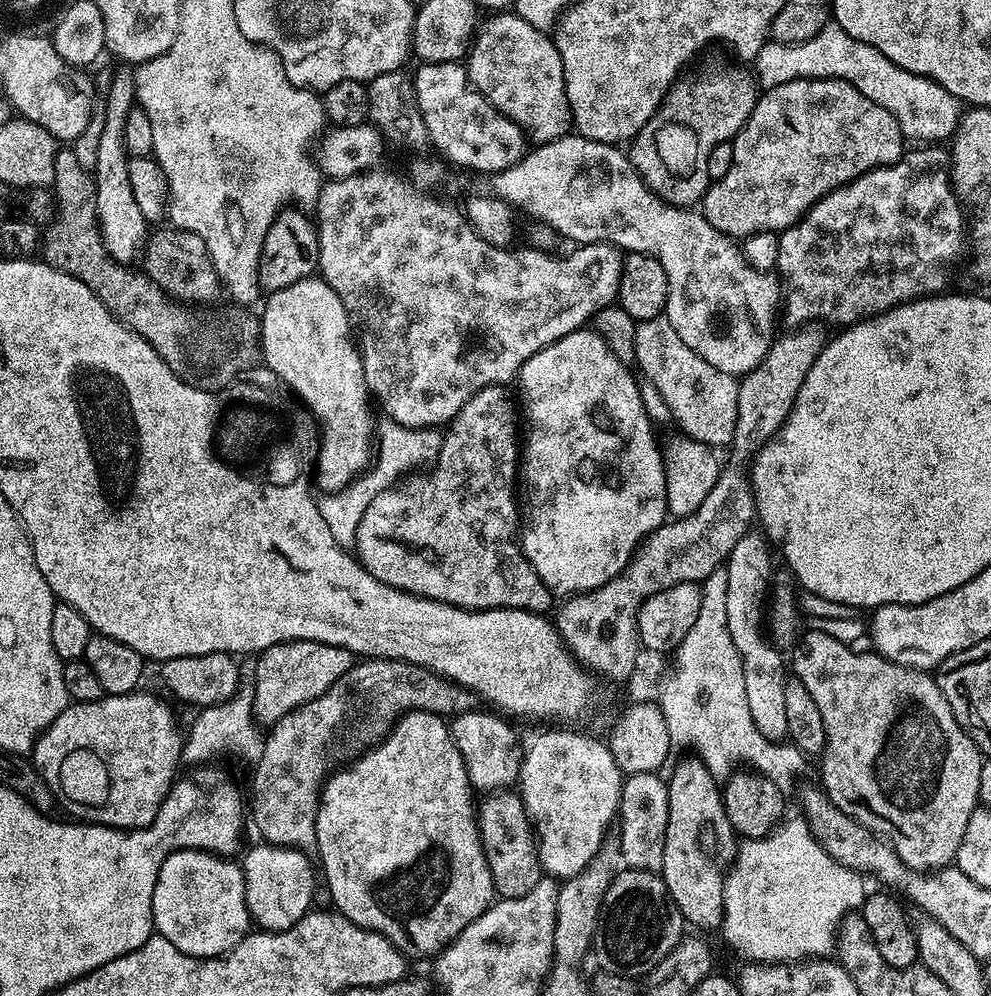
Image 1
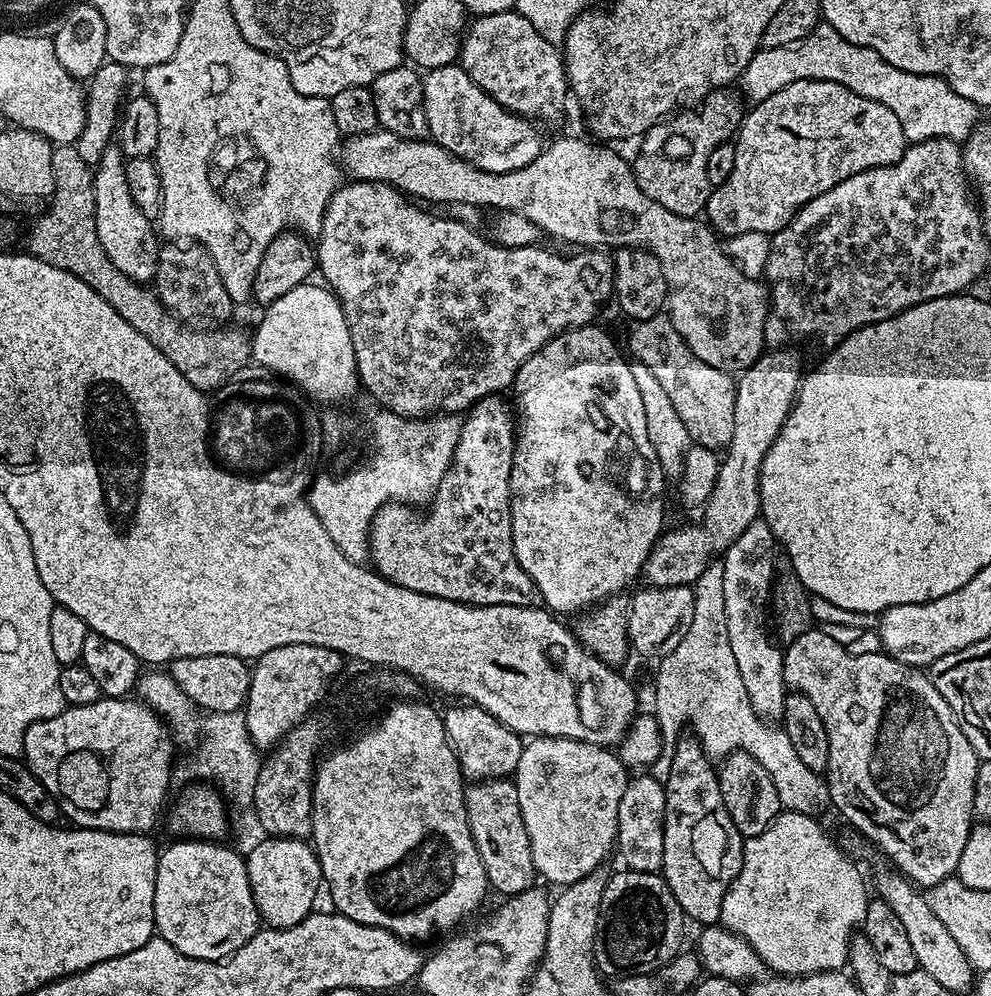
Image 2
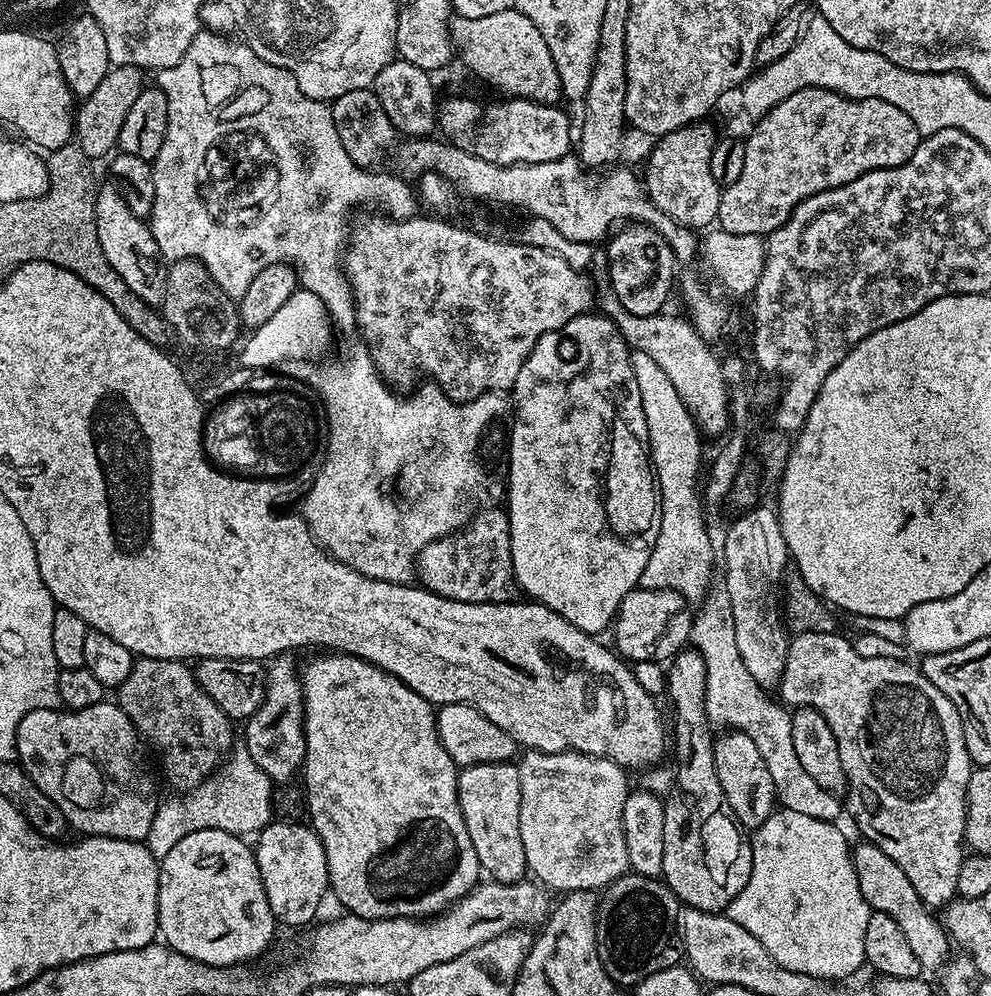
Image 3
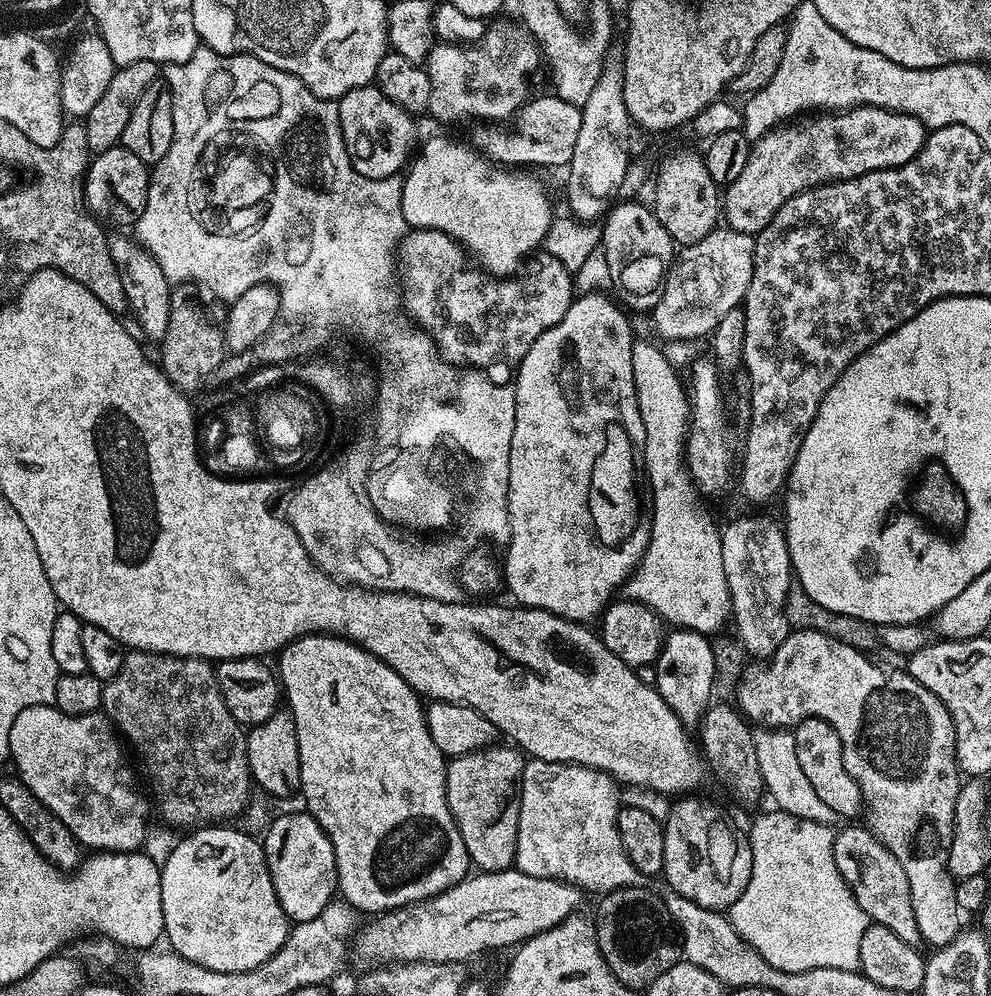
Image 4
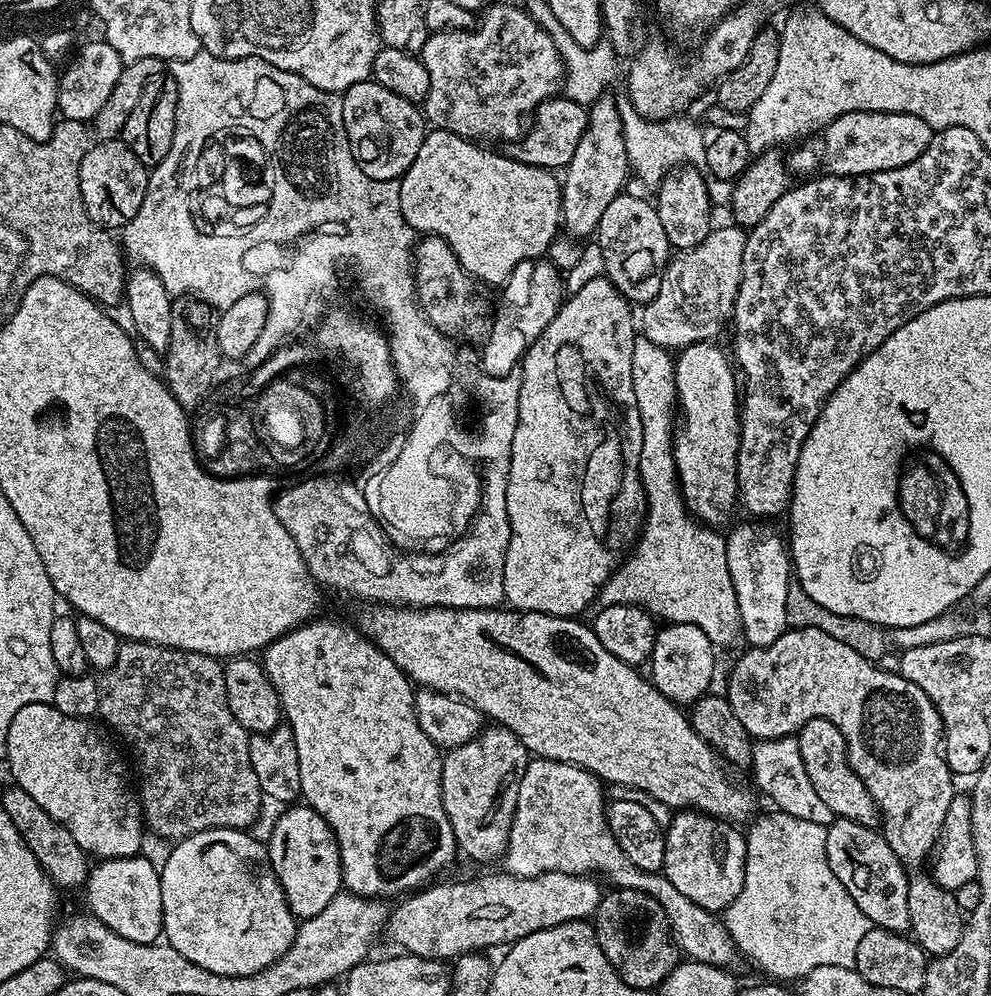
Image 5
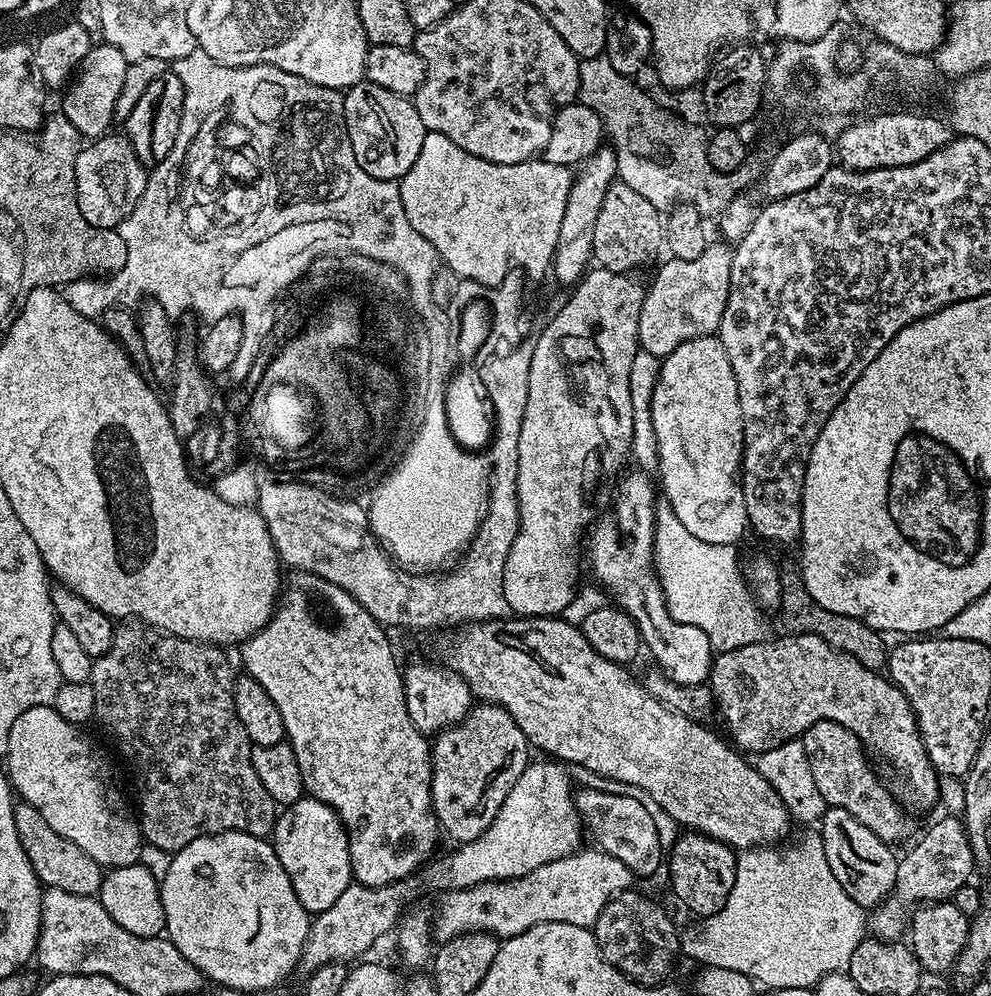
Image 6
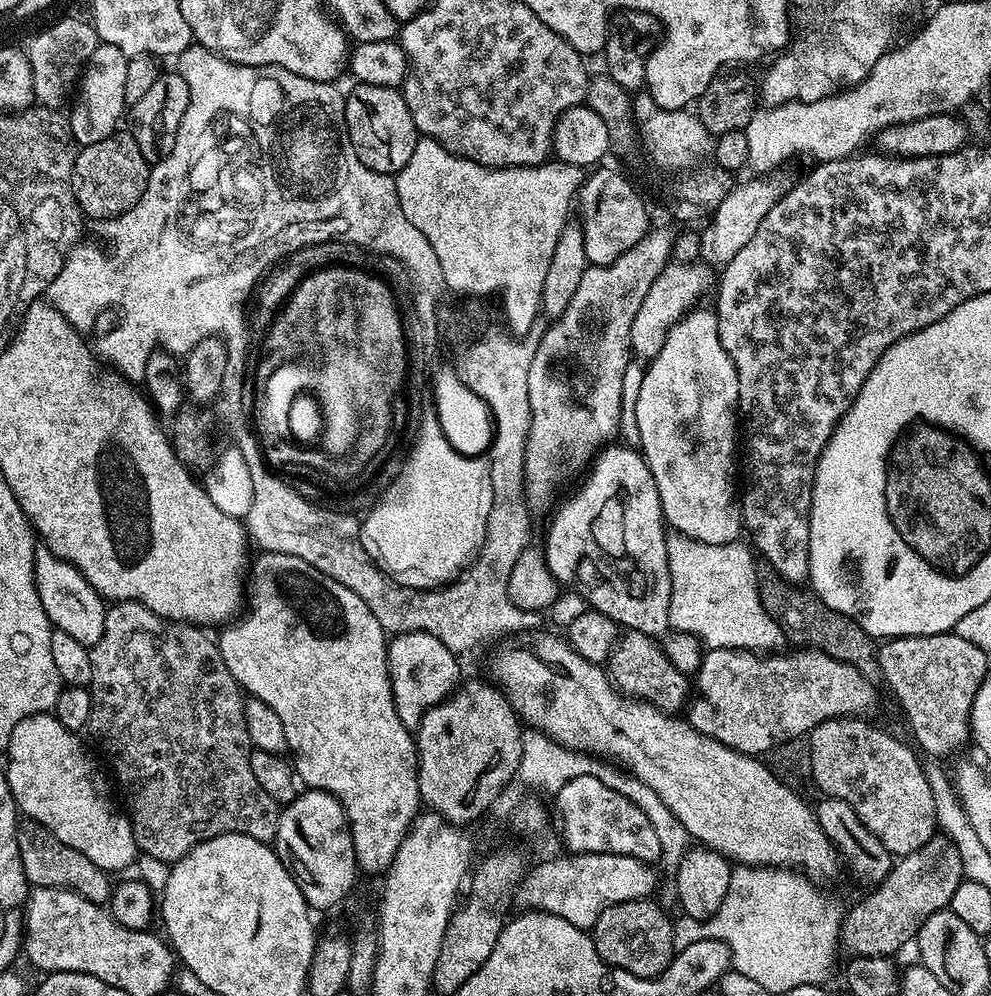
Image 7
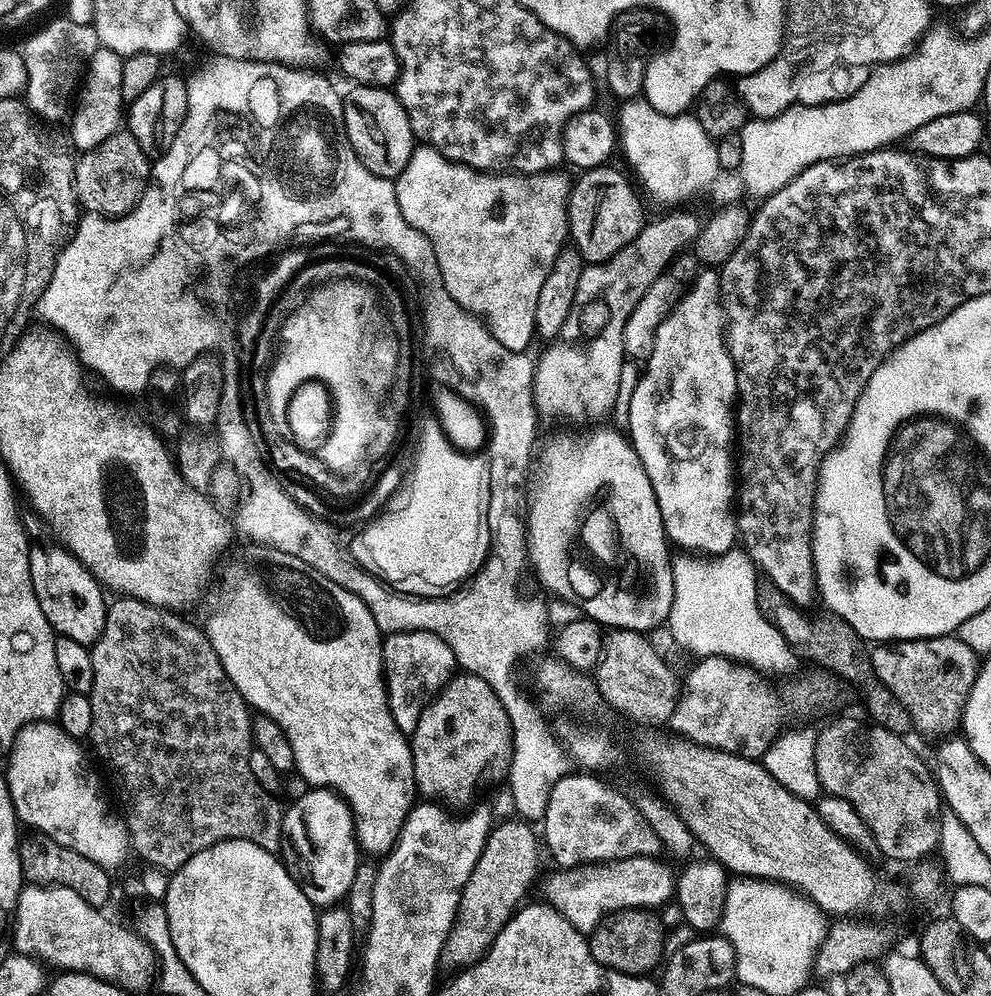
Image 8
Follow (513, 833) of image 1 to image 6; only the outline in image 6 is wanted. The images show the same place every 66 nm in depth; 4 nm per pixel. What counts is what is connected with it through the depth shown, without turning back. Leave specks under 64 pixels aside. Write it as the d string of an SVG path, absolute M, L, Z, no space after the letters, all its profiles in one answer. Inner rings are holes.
M473 703L463 720L439 733L432 744L432 813L443 835L465 842L483 834L530 763L528 752L526 734L497 704Z

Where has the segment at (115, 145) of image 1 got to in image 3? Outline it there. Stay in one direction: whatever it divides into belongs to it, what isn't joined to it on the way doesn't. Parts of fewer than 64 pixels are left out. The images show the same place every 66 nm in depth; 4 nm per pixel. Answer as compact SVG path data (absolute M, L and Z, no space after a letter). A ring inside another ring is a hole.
M101 185L95 200L95 226L99 246L126 286L147 304L158 306L165 294L165 269L151 227L128 207L115 185Z

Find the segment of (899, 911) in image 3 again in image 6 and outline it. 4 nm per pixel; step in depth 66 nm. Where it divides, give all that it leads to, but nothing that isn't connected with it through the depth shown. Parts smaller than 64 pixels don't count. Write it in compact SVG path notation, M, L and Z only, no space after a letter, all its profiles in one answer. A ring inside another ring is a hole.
M828 807L824 817L820 819L819 827L818 835L824 843L826 862L830 862L830 870L834 870L834 878L842 882L842 890L846 890L846 894L850 894L850 898L854 898L854 902L858 902L865 910L871 910L877 904L882 904L889 899L898 874L898 856L897 853L892 853L893 849L890 845L882 838L878 838L878 834L866 830L866 826L858 822L858 818L846 814L846 810L841 808Z

